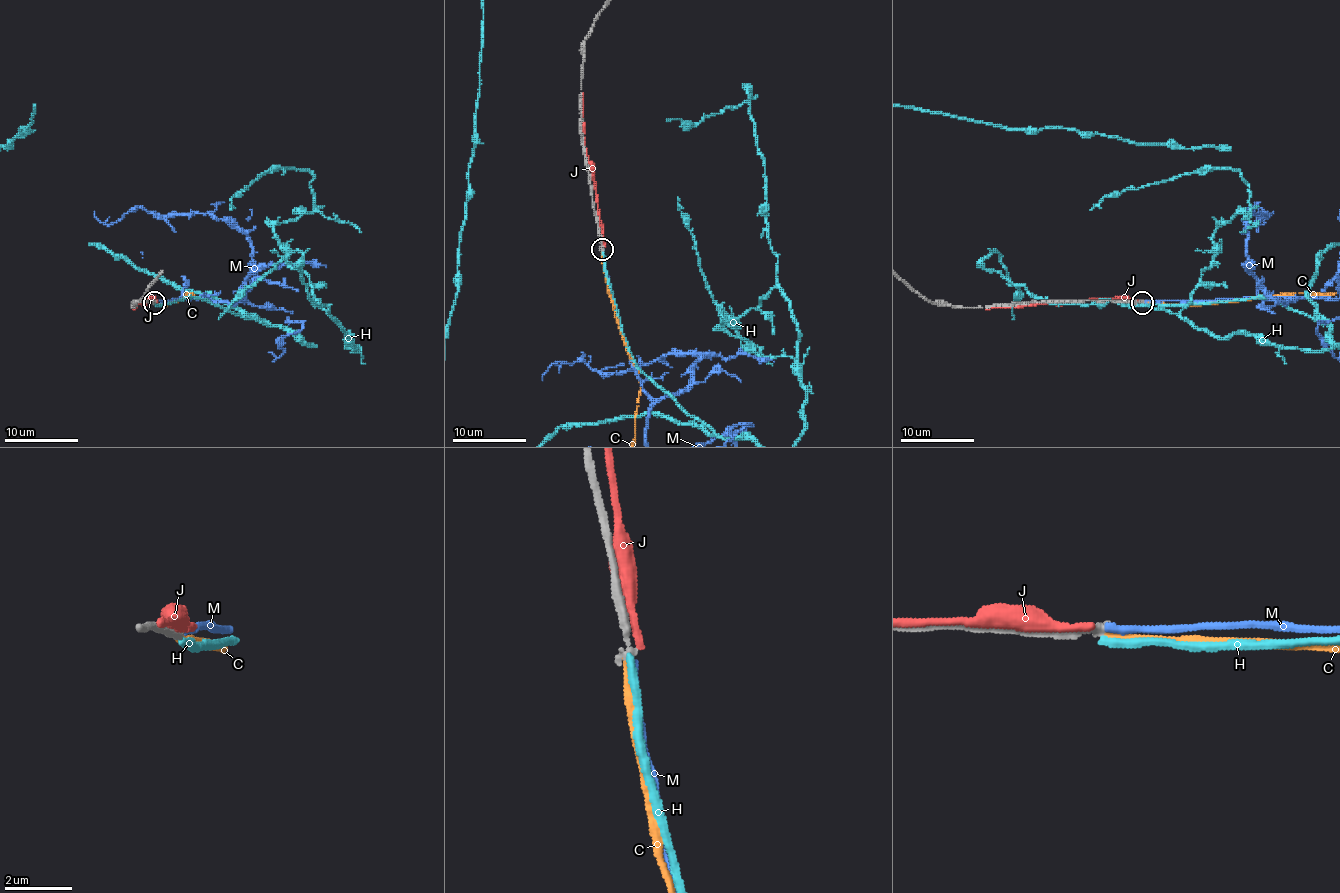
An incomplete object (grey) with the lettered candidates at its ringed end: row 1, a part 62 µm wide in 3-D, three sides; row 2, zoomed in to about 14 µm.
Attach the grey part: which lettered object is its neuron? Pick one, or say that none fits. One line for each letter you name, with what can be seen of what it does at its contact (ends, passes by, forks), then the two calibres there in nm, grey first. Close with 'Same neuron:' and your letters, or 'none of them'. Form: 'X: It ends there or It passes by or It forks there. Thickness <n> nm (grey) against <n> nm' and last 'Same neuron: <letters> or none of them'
Same neuron: none of them

